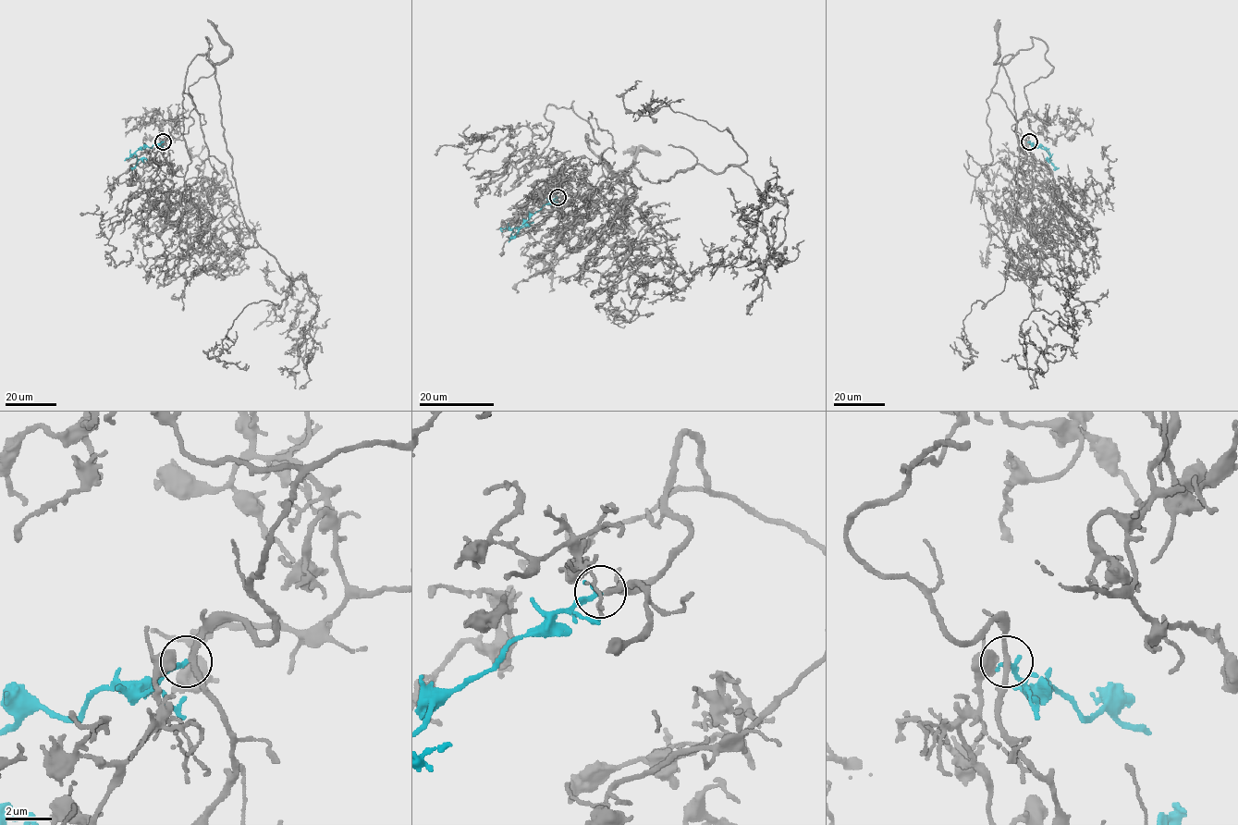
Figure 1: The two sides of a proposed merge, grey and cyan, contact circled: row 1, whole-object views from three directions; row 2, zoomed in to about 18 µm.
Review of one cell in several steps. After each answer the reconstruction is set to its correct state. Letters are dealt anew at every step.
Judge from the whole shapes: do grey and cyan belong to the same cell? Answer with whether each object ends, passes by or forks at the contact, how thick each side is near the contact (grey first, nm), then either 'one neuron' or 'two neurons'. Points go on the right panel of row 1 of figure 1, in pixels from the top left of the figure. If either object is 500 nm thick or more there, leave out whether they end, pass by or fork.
grey passes by; cyan ends; calibres 220 and 220 nm; one neuron

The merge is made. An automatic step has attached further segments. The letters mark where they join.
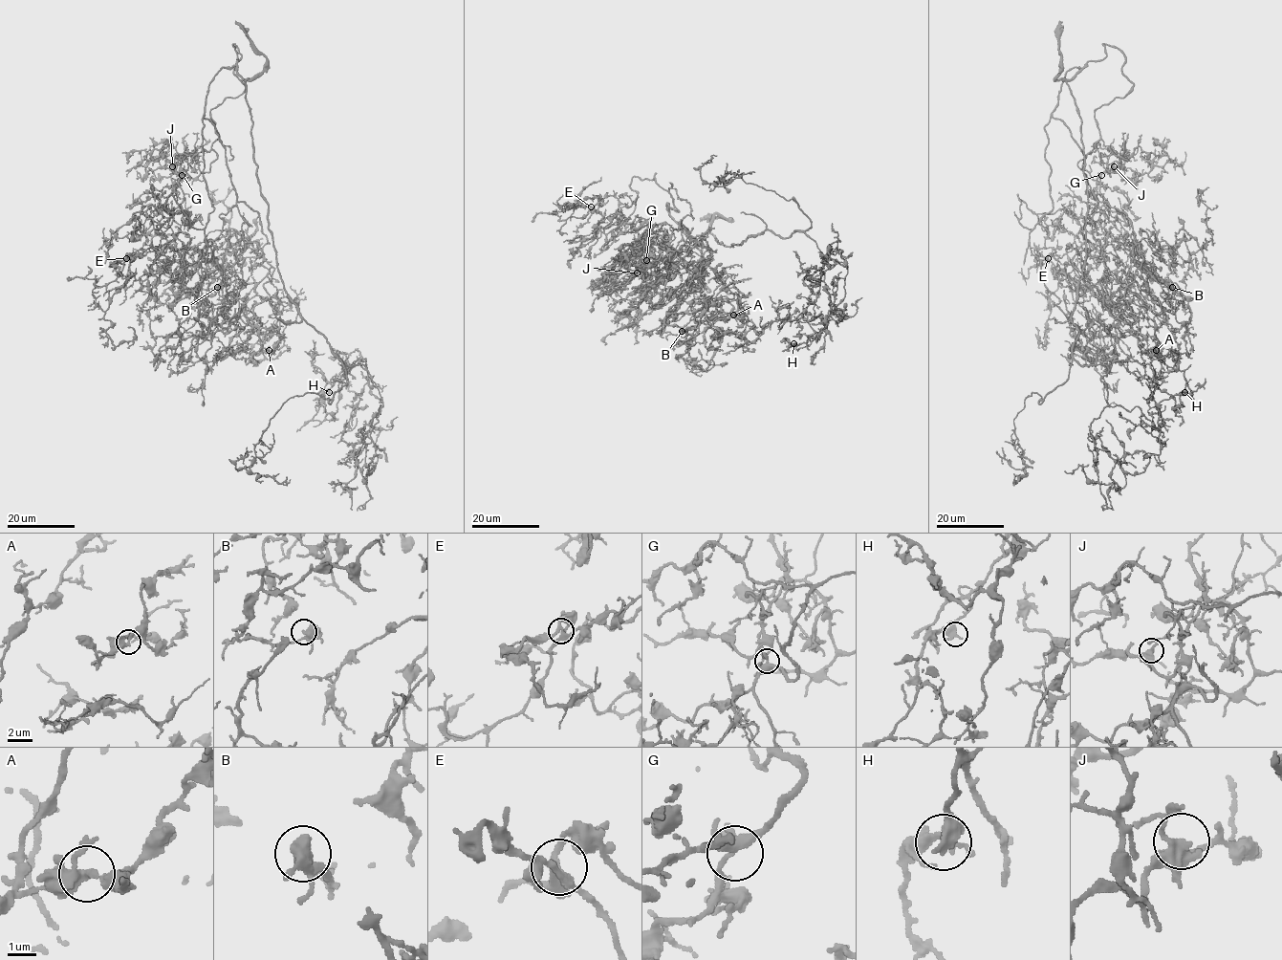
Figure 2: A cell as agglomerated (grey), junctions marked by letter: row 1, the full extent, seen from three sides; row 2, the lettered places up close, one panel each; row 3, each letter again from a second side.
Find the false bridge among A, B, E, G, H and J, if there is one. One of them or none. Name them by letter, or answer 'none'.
none

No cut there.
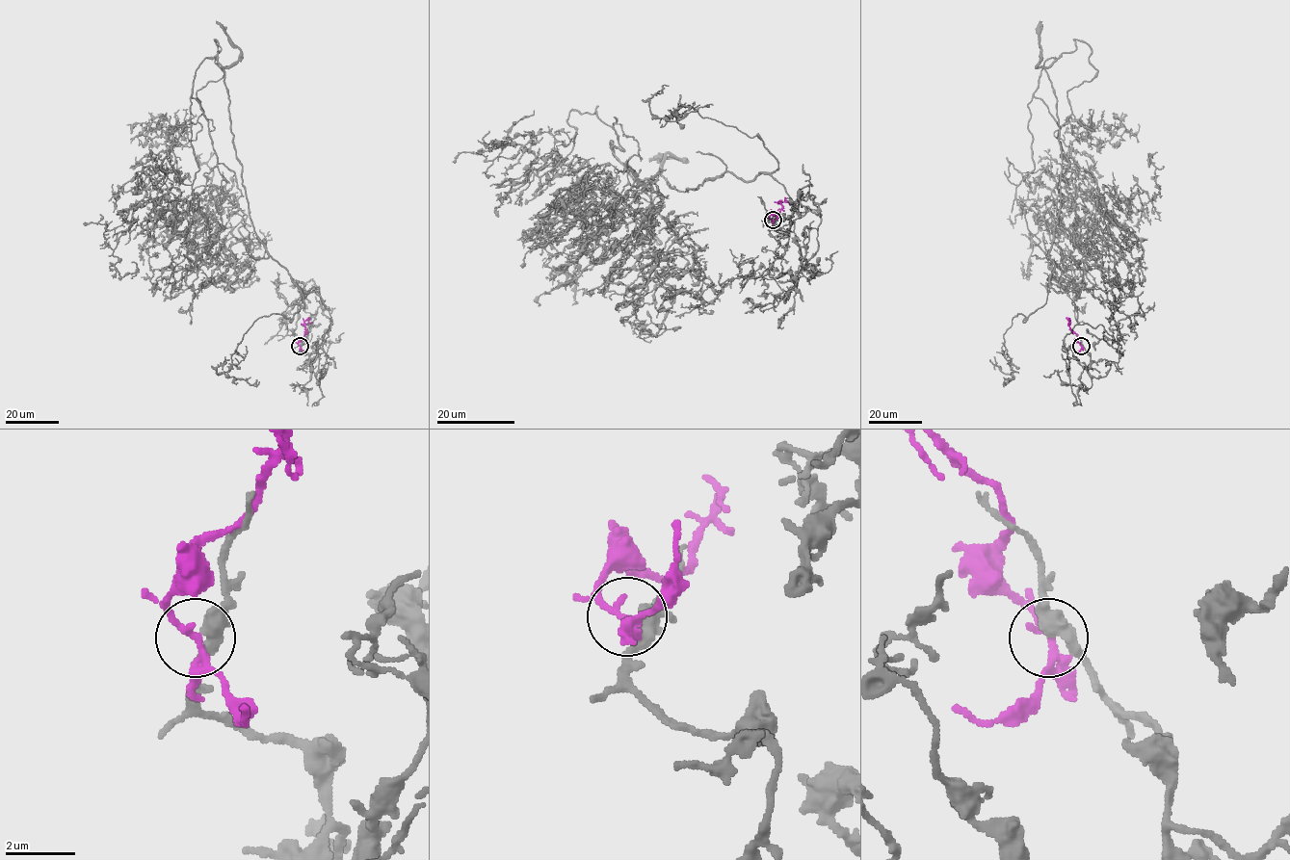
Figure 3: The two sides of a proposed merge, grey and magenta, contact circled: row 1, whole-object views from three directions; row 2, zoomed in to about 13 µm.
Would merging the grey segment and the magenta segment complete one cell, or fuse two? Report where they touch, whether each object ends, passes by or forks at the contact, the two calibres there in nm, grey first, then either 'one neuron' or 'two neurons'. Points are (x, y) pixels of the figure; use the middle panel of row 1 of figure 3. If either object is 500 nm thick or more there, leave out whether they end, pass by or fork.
at (773, 220); grey passes by; magenta forks there; 440 nm thick on the grey side, 170 nm on the other; two neurons

